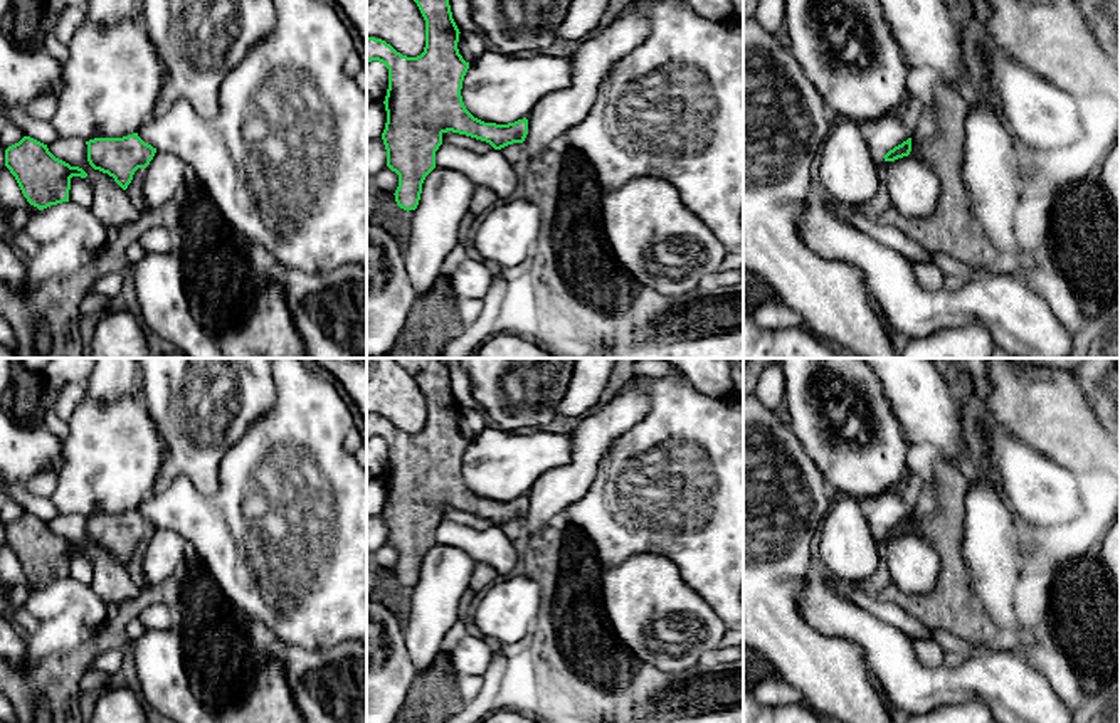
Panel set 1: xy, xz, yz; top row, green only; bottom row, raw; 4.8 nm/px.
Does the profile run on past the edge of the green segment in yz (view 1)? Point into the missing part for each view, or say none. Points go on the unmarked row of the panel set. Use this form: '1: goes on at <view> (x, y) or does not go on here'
1: does not go on here

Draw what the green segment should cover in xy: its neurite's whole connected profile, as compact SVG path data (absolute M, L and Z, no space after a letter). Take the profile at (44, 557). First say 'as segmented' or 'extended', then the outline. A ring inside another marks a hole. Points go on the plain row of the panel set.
as segmented | M24 513L5 526L5 543L15 553L27 578L39 587L69 578L71 555L86 555L79 543L55 535L47 521Z

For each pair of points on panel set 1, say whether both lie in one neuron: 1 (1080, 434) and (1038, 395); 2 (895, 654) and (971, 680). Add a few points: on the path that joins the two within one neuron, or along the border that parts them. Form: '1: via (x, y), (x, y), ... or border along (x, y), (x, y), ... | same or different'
1: via (1070, 427), (1048, 406) | same
2: via (913, 673), (920, 680), (952, 680) | same

